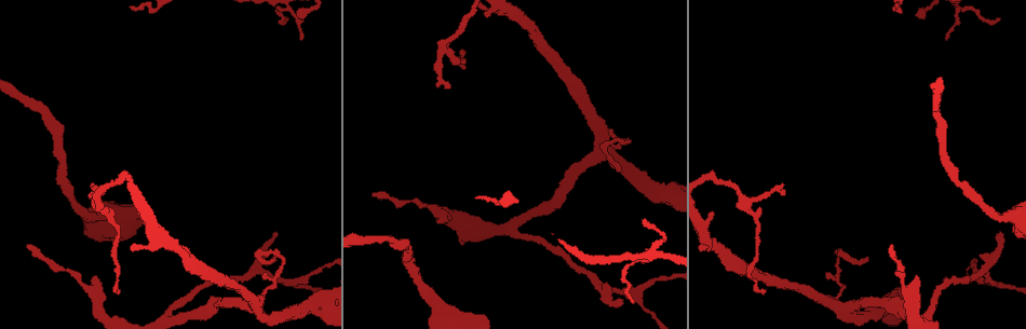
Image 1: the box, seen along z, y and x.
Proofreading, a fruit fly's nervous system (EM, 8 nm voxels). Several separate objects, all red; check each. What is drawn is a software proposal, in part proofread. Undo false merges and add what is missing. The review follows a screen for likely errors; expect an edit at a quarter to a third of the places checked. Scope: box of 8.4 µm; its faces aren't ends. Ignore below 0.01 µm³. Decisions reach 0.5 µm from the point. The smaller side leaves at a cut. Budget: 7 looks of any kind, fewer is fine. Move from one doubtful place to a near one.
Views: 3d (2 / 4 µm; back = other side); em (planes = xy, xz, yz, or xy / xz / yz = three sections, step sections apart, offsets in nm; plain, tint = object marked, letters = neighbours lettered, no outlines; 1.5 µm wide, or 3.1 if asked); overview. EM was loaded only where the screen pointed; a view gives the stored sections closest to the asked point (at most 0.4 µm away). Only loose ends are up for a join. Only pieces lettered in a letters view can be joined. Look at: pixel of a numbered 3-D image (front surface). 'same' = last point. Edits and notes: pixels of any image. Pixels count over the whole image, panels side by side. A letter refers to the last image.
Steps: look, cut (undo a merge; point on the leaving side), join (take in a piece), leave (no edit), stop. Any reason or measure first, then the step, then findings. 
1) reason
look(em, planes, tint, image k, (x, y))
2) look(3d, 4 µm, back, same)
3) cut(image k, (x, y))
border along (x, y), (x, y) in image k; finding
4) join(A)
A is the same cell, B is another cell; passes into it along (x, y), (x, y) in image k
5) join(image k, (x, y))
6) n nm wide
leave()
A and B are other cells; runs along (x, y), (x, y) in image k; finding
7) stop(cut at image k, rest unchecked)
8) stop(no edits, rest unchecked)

three-way junction
look(3d, 4 µm, image 1, (286, 282))

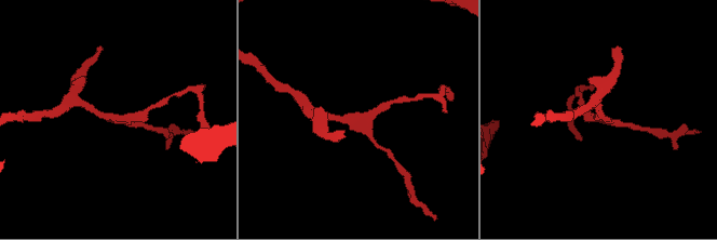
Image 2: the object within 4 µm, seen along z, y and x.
3 arms
look(em, planes, tint, image 2, (115, 118))

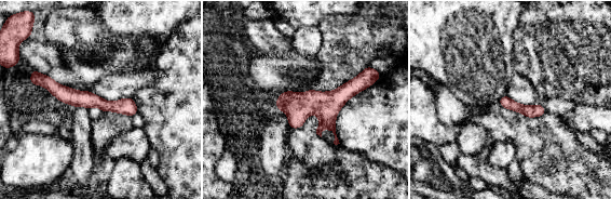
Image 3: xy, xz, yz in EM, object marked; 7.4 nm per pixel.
look(em, planes, letters, same)

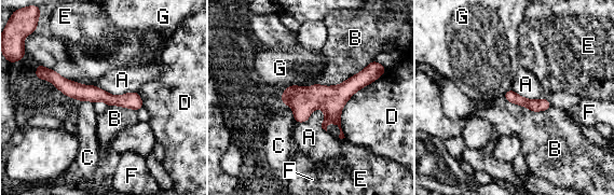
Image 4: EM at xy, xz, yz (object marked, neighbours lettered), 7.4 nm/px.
90 nm wide
leave()
A, B, C, D, E, F and G are other cells; border along (296, 123), (321, 108), (326, 131) in image 4; all the same neuron

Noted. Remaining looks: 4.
an open end
look(em, planes, plain, image 1, (275, 260))

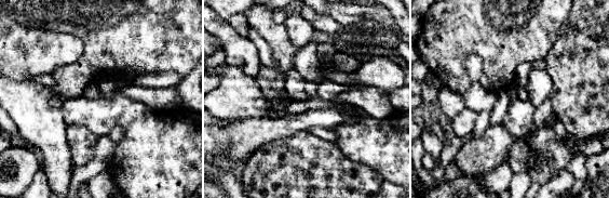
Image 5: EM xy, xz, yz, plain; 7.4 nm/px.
look(em, planes, tint, same)

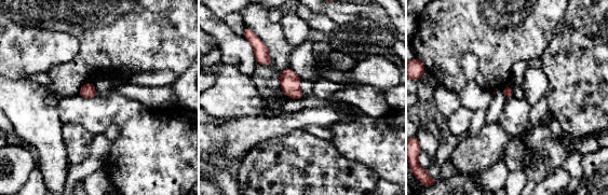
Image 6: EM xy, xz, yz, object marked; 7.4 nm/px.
see the neighbours
look(em, planes, letters, same)

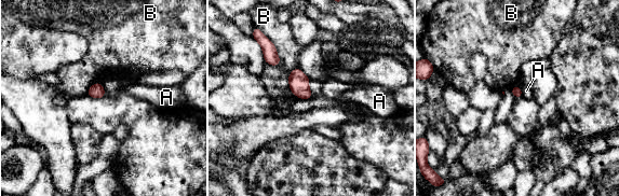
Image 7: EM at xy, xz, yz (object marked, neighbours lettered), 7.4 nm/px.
80 nm wide
leave()
A and B are other cells; border along (300, 98), (308, 99) in image 7; none of them fits

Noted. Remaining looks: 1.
thin end
look(em, planes, letters, image 1, (633, 303))

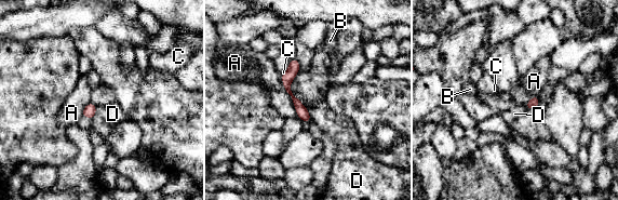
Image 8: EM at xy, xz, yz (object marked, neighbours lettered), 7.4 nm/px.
leave()
A, B, C and D are other cells; runs along (293, 62), (286, 89), (306, 119) in image 8; no lettered piece goes on from it

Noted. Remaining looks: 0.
stop(no edits, rest unchecked)

